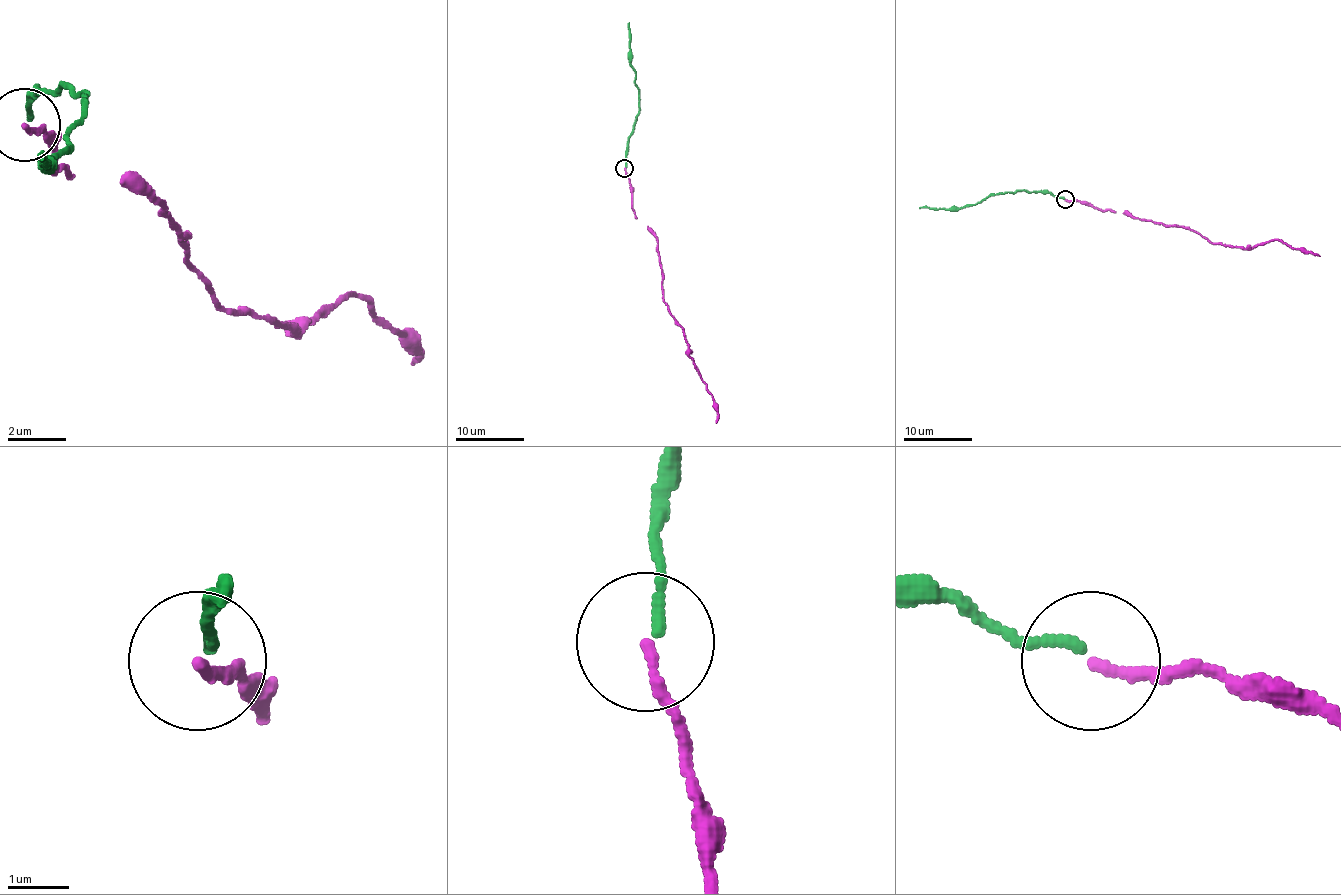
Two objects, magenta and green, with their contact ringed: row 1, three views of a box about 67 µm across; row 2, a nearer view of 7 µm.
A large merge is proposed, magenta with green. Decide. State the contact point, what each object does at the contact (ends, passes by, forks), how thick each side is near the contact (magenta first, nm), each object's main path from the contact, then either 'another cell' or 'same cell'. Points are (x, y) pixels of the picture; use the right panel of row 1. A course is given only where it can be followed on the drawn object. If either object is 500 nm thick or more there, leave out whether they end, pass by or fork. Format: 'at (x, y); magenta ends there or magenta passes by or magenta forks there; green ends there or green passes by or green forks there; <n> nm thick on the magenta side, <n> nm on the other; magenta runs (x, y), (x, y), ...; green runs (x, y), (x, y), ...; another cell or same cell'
at (1065, 199); magenta ends there; green ends there; 170 nm thick on the magenta side, 160 nm on the other; magenta runs (1064, 200), (1189, 227), (1227, 246), (1252, 248), (1280, 239), (1319, 256); green runs (1064, 198), (1025, 190), (991, 193), (974, 205), (960, 208), (919, 208); same cell

